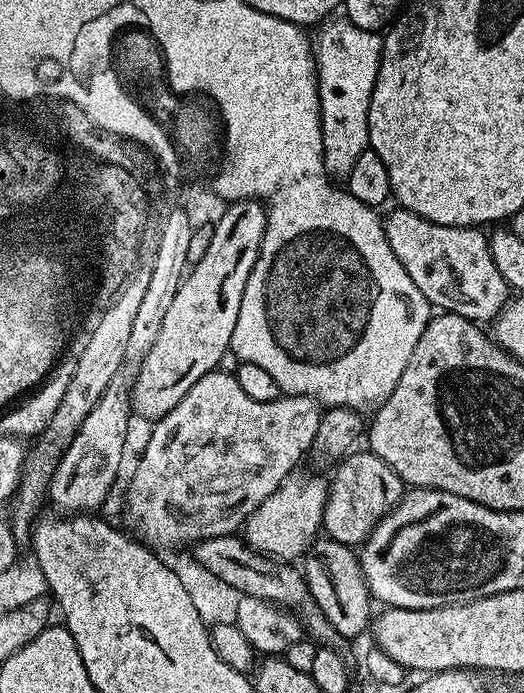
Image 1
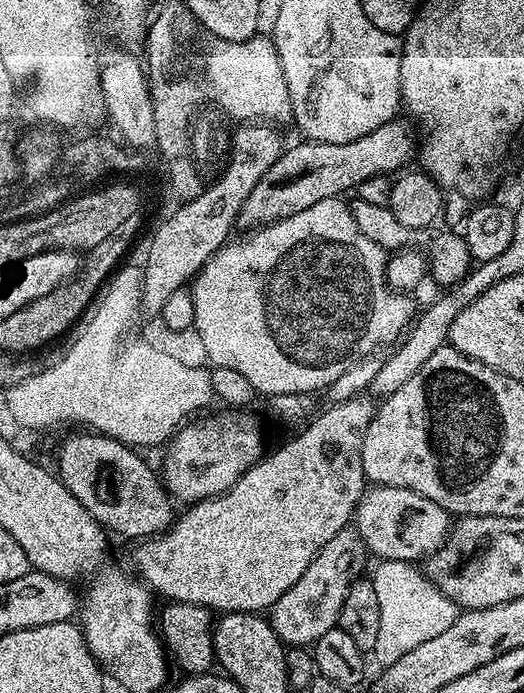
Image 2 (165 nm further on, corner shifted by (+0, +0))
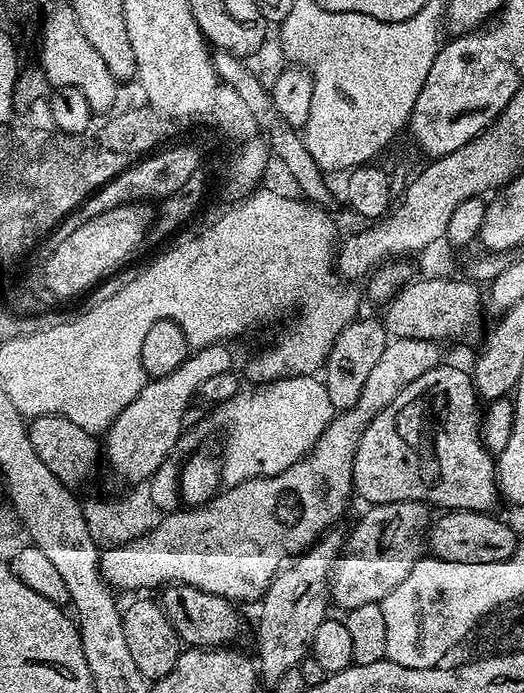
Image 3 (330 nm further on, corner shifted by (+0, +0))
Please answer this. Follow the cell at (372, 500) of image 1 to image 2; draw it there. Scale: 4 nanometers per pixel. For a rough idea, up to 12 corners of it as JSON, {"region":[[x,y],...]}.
{"region":[[377,484],[354,527],[380,560],[443,547],[450,513],[414,490]]}

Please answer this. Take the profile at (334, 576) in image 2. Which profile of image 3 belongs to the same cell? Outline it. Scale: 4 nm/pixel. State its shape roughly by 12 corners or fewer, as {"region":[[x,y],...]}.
{"region":[[420,500],[373,504],[332,565],[341,610],[406,582],[430,528]]}

